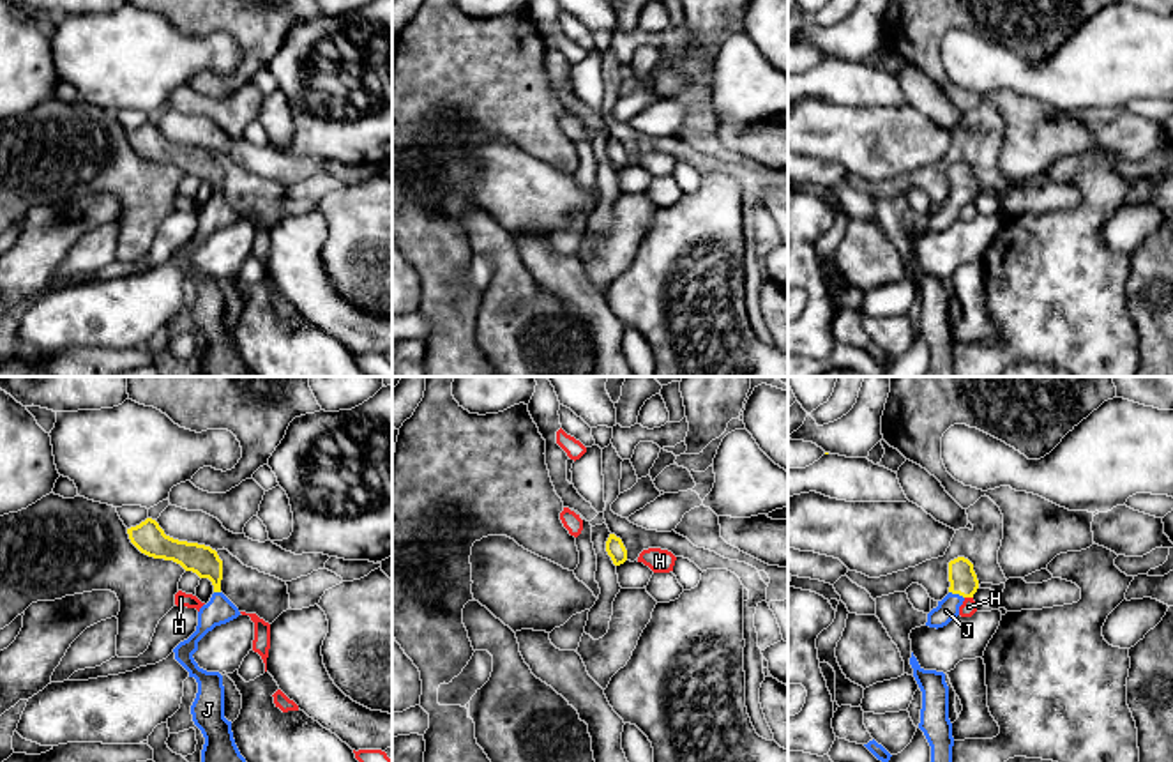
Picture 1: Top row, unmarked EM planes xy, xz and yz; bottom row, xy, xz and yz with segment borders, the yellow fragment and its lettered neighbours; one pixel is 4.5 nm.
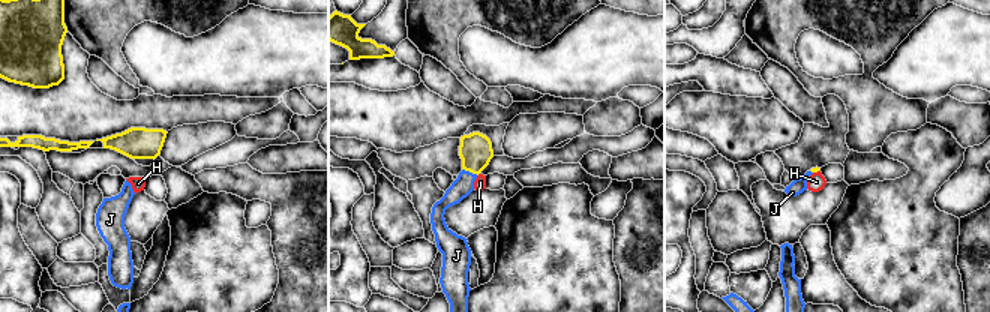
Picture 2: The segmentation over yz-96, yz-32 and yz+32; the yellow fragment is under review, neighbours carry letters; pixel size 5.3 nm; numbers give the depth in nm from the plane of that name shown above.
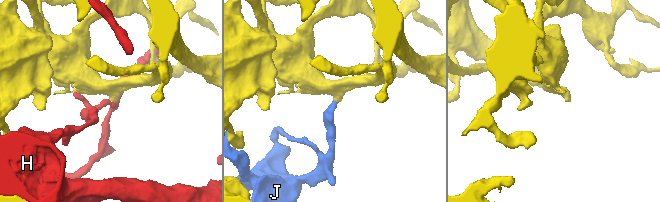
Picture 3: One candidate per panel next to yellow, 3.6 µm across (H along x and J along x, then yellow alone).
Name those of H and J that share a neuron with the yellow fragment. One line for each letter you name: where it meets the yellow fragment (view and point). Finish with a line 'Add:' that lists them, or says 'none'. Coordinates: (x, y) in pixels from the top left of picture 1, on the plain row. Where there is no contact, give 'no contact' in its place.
J: meets yellow in yz at (956, 197)
Add: J

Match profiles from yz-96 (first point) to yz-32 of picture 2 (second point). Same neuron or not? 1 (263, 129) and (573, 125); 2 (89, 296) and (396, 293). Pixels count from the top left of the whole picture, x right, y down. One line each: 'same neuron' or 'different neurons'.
1: different neurons
2: same neuron

